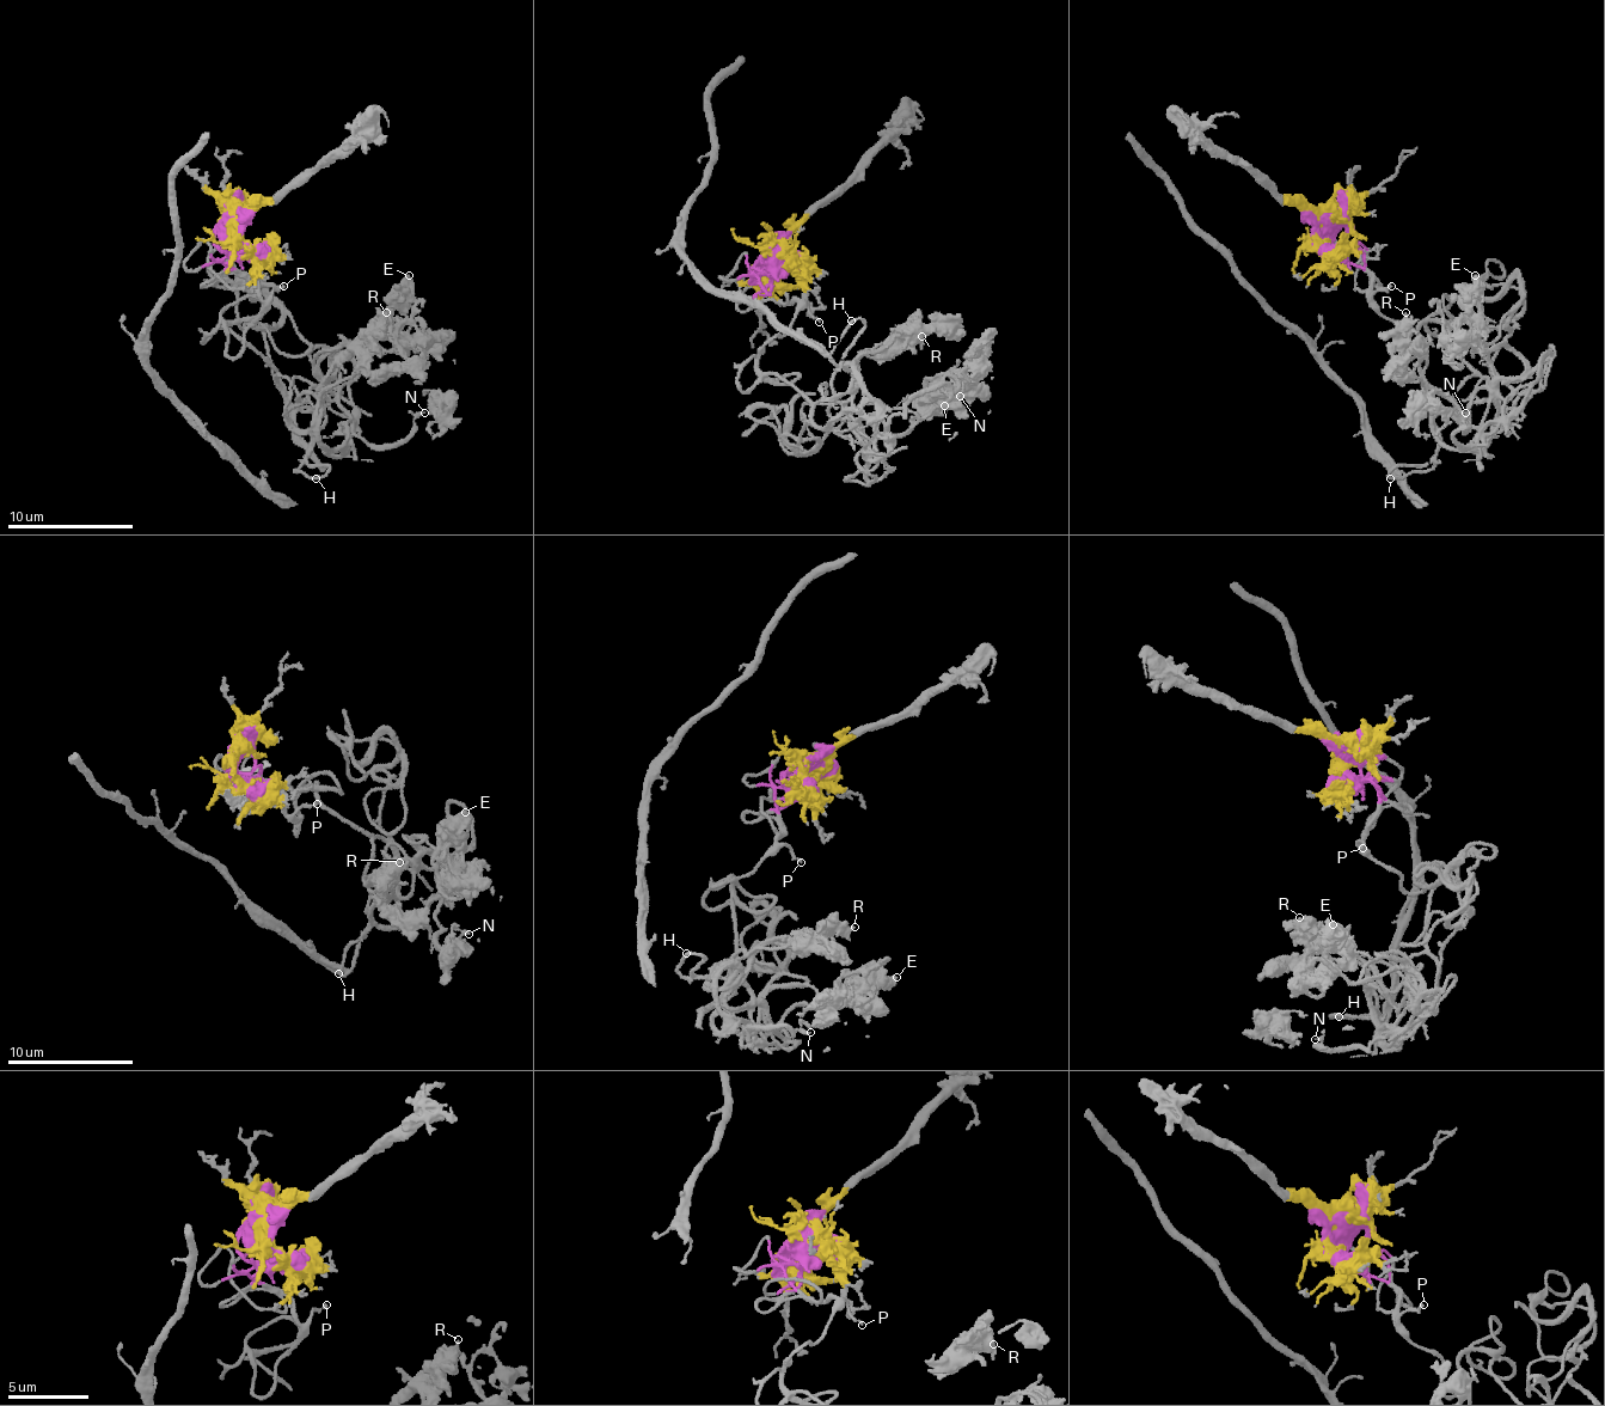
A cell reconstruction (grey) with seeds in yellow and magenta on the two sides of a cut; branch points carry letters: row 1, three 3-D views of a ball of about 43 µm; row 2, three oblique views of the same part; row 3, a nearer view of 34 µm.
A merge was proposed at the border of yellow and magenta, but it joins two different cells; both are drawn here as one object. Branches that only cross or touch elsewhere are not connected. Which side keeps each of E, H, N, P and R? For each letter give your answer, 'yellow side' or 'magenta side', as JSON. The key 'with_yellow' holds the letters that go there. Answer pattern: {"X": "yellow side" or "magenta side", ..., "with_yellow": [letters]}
{"E": "magenta side", "H": "magenta side", "N": "magenta side", "P": "magenta side", "R": "magenta side", "with_yellow": []}

